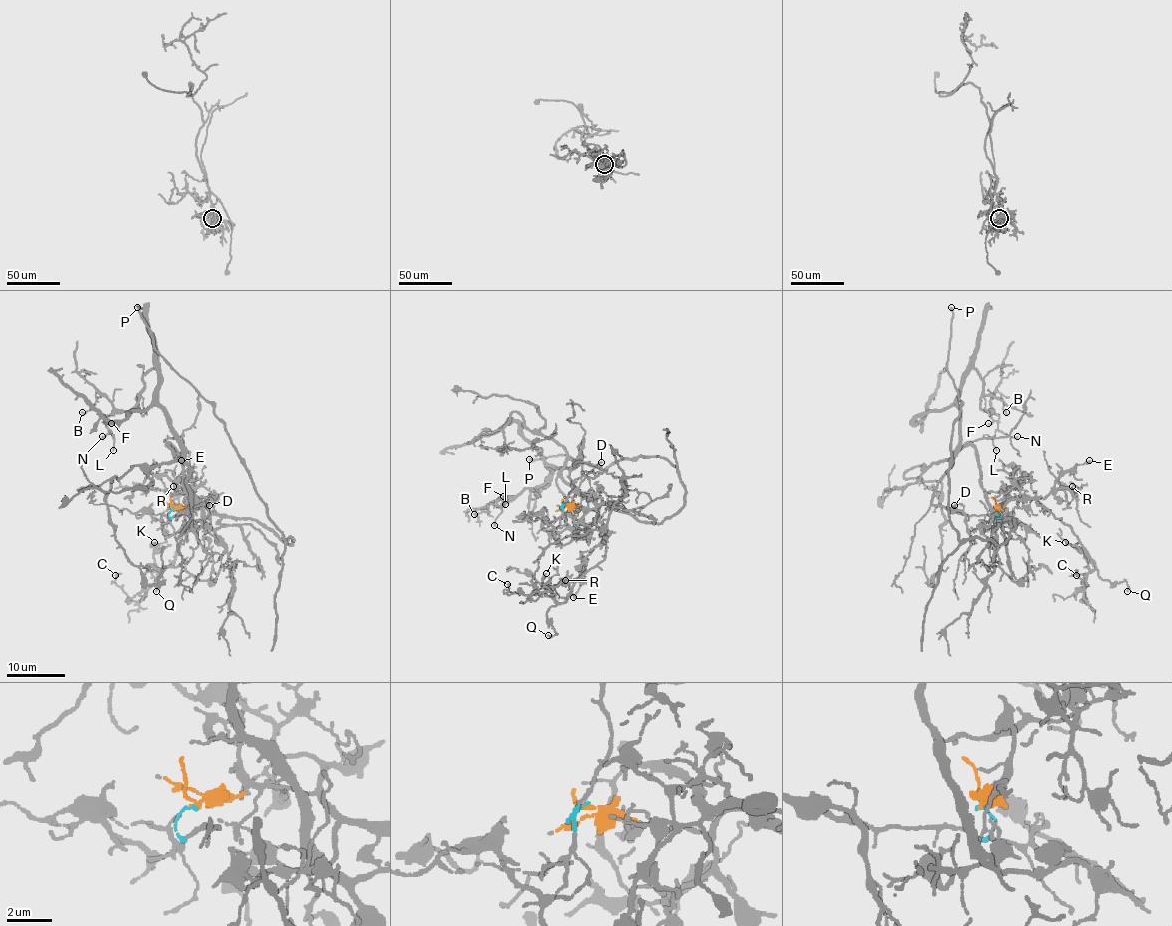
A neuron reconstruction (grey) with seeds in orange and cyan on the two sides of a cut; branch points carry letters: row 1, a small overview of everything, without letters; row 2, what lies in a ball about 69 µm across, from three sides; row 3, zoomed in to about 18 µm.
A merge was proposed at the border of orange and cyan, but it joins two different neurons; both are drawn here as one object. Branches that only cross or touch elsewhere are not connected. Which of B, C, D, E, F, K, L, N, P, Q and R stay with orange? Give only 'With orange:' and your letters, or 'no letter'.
With orange: C, E, K, P, Q, R

